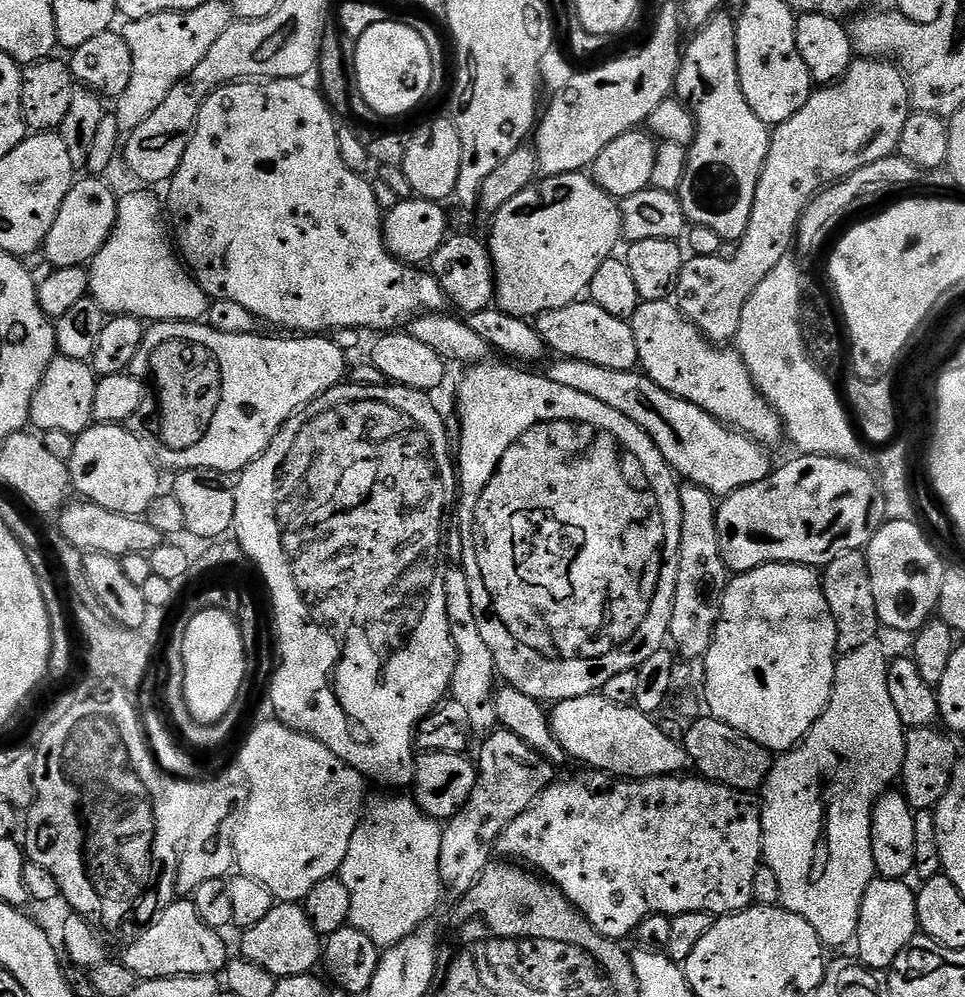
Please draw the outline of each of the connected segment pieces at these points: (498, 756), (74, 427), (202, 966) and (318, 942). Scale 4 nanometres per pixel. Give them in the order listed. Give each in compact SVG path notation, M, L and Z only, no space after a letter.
M496 730L488 738L480 748L478 775L470 802L466 802L464 809L442 828L442 850L438 854L440 882L455 894L469 892L475 886L482 870L493 859L502 830L506 830L506 826L510 826L510 822L514 822L514 818L525 812L554 782L554 764L518 734Z
M57 354L50 362L50 366L46 366L46 374L42 374L42 382L32 399L28 415L31 427L40 434L50 430L63 430L74 437L82 435L94 423L92 414L97 379L89 361L75 360Z
M191 899L173 900L147 927L148 929L125 950L124 956L122 955L122 963L134 970L134 974L140 980L161 980L171 976L216 976L223 973L224 966L230 959L228 948L220 937L223 935L217 929L206 926L202 918L198 918L198 910L193 906Z
M296 902L277 903L258 926L243 929L241 936L239 955L254 962L254 966L262 966L262 970L270 970L277 978L309 975L322 960L322 937Z

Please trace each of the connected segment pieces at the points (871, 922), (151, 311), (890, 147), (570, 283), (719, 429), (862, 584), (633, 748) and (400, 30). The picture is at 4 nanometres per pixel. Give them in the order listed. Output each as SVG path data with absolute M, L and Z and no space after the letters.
M877 878L866 890L860 907L860 921L854 948L860 951L859 963L873 970L891 969L894 958L918 934L918 910L913 885L904 880Z
M140 190L144 192L128 192L125 196L119 197L116 206L116 221L114 222L114 230L110 234L110 238L106 242L106 246L102 246L102 250L98 250L98 254L92 259L88 268L88 291L90 298L96 305L103 310L109 317L113 316L136 316L142 322L167 322L170 320L183 320L185 322L200 322L208 315L208 306L210 297L202 290L202 286L196 283L191 272L182 263L181 257L178 255L177 249L174 247L173 241L170 239L169 229L166 227L166 212L160 204L151 196L151 191Z
M856 58L842 79L834 84L817 87L812 97L786 122L771 129L772 141L766 154L766 164L758 178L754 190L754 208L750 210L750 224L746 234L735 245L733 256L689 255L682 266L682 274L676 283L674 303L680 313L696 327L705 338L716 346L724 346L735 341L739 330L742 310L755 288L778 262L782 262L793 251L796 226L808 203L816 197L821 188L836 183L837 180L878 162L878 158L893 155L900 147L902 126L906 126L910 115L908 82L903 72L887 58Z
M571 172L537 179L502 210L491 217L492 233L486 236L488 254L496 279L495 307L521 318L535 318L543 312L562 310L587 293L594 273L602 262L613 259L616 243L622 240L620 205L584 172Z
M556 358L553 361L553 364L546 368L546 375L549 378L558 382L558 386L578 390L581 394L593 397L605 406L626 414L626 418L630 418L633 422L638 422L638 426L642 426L642 430L646 430L646 434L650 434L650 438L654 438L654 446L658 446L658 450L662 450L662 458L666 458L666 462L670 462L670 466L681 481L705 488L712 496L723 498L734 490L742 490L742 486L762 482L762 478L766 478L774 471L774 463L772 464L771 458L768 457L769 449L765 445L759 444L745 432L723 424L721 420L715 420L706 410L662 390L662 386L655 384L649 376L644 375L643 371L606 370L606 366L594 366L590 362L581 360Z
M863 551L847 552L823 569L822 583L830 614L834 614L836 627L836 651L843 654L866 646L866 642L877 639L882 625L878 618L878 606L874 606L874 586L870 586L868 557Z
M603 694L555 701L550 708L550 721L554 739L572 760L581 760L589 769L605 773L612 778L649 780L655 776L684 774L693 767L692 759L688 757L683 743L662 734L662 730L649 713L639 712L634 706L618 706L607 700Z
M386 18L370 30L366 30L360 35L360 39L355 41L356 64L354 60L354 88L360 91L360 96L377 112L380 116L404 116L407 112L412 112L428 96L428 91L432 88L432 71L434 65L430 58L430 46L422 39L422 34L411 23L399 24L392 18Z

